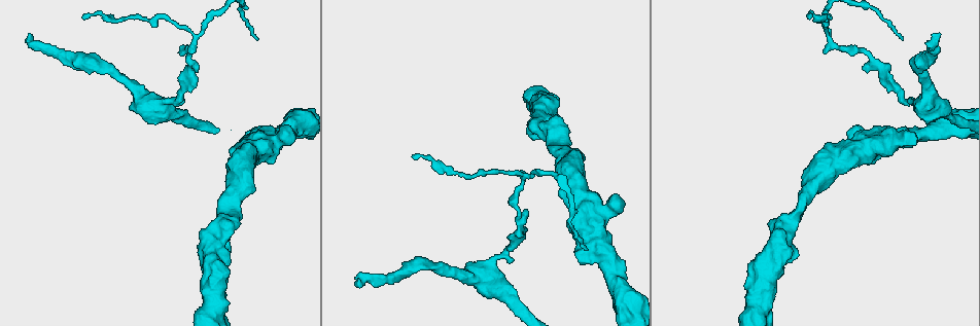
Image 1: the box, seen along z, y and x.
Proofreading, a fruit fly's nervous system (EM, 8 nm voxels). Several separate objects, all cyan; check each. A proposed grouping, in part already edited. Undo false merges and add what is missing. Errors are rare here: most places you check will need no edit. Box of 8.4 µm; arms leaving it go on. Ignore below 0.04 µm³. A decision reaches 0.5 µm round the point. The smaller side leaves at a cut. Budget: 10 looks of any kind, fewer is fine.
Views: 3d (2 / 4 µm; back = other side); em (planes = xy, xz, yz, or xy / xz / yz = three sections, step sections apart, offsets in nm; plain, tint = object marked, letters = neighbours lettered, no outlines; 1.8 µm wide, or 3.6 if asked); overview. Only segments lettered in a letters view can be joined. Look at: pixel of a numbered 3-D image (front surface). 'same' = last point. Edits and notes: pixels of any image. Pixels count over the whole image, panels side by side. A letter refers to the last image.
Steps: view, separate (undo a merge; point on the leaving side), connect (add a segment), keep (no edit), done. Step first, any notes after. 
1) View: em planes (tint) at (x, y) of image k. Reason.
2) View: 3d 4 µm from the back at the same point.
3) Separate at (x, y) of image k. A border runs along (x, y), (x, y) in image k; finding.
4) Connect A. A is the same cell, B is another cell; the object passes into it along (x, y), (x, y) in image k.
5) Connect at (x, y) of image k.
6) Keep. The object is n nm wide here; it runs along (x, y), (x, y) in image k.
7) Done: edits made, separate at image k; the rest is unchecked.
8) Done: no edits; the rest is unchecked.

View: em yz step 8 (letters) at (358, 285) of image 1. Long arm stops here.

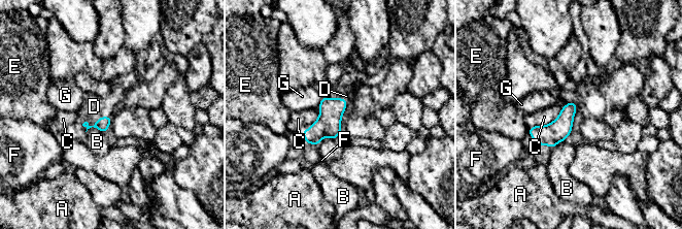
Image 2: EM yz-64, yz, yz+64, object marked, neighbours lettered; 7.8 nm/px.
Connect D. D is the same cell, A, B, C, E, F and G are other cells; the object passes into it along (102, 124), (96, 121), (94, 106) in image 2; the neuron continues.

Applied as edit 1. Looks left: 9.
View: 3d 4 µm from the back at (550, 131) of image 1. Thick turns thin.

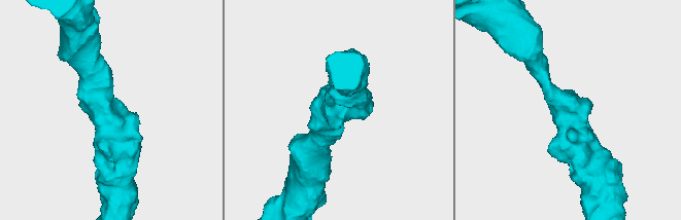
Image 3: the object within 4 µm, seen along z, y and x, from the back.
View: em 3.6 µm planes (letters) at (571, 118) of image 3. The arms are 240, 550 nm wide.

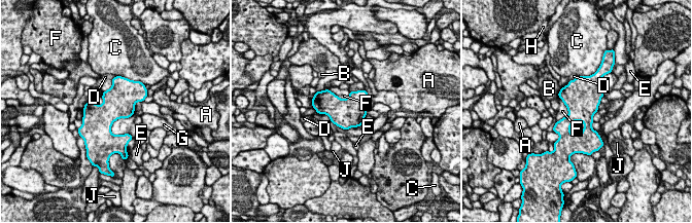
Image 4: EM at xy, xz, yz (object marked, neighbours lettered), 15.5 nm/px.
Keep. A, B, C, D, E, F, G, H and J are other cells; a border runs along (558, 96), (567, 114), (556, 122) in image 4; all the same neuron.

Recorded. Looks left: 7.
View: em 3.6 µm xz step 4 (tint) at (492, 262) of image 1. Calibre changes.

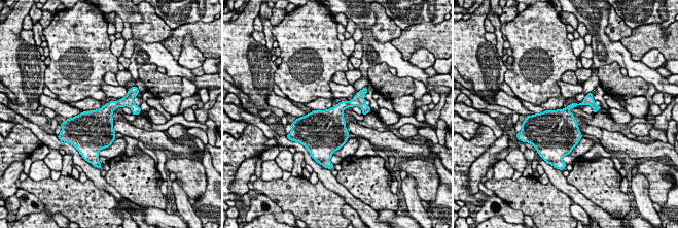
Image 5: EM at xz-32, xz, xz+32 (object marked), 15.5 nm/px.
View: em 3.6 µm planes (tint) at the same point.

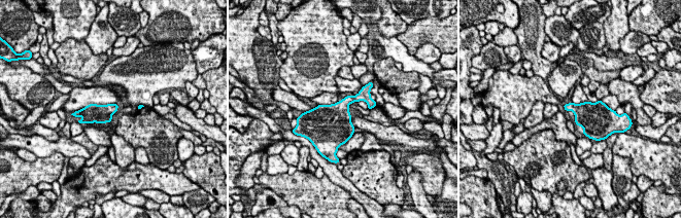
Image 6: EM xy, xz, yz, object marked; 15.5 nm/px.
View: em 3.6 µm planes (letters) at the same point.

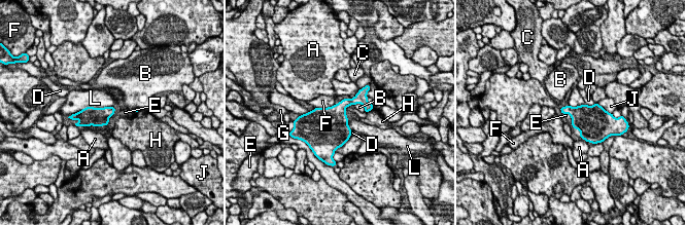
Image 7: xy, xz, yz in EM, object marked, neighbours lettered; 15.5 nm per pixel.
Keep. The object is 260 nm wide here; A, B, C, D, E, F, G, H, J and L are other cells; a border runs along (115, 111), (108, 117) in image 7; one neuron here.

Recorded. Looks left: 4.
View: overview. See it whole again.

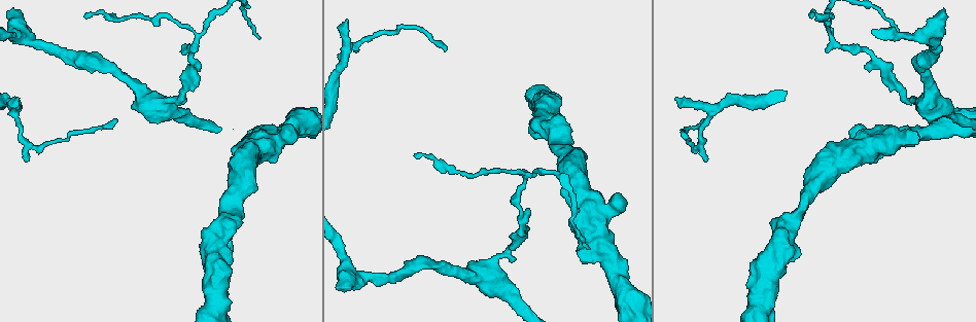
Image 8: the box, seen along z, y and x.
View: em planes (letters) at (416, 154) of image 8. End of a long branch.

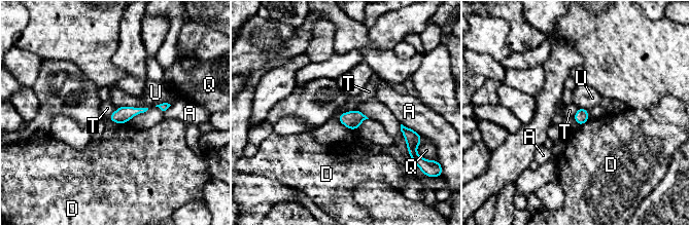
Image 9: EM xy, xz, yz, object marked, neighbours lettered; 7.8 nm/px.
Keep. The object is 110 nm wide here; A, D, Q, T and U are other cells; a border runs along (356, 109), (345, 111), (337, 118) in image 9; none of them fits.

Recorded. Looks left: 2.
Done: edits made, connect at image 2; the rest is unchecked.

